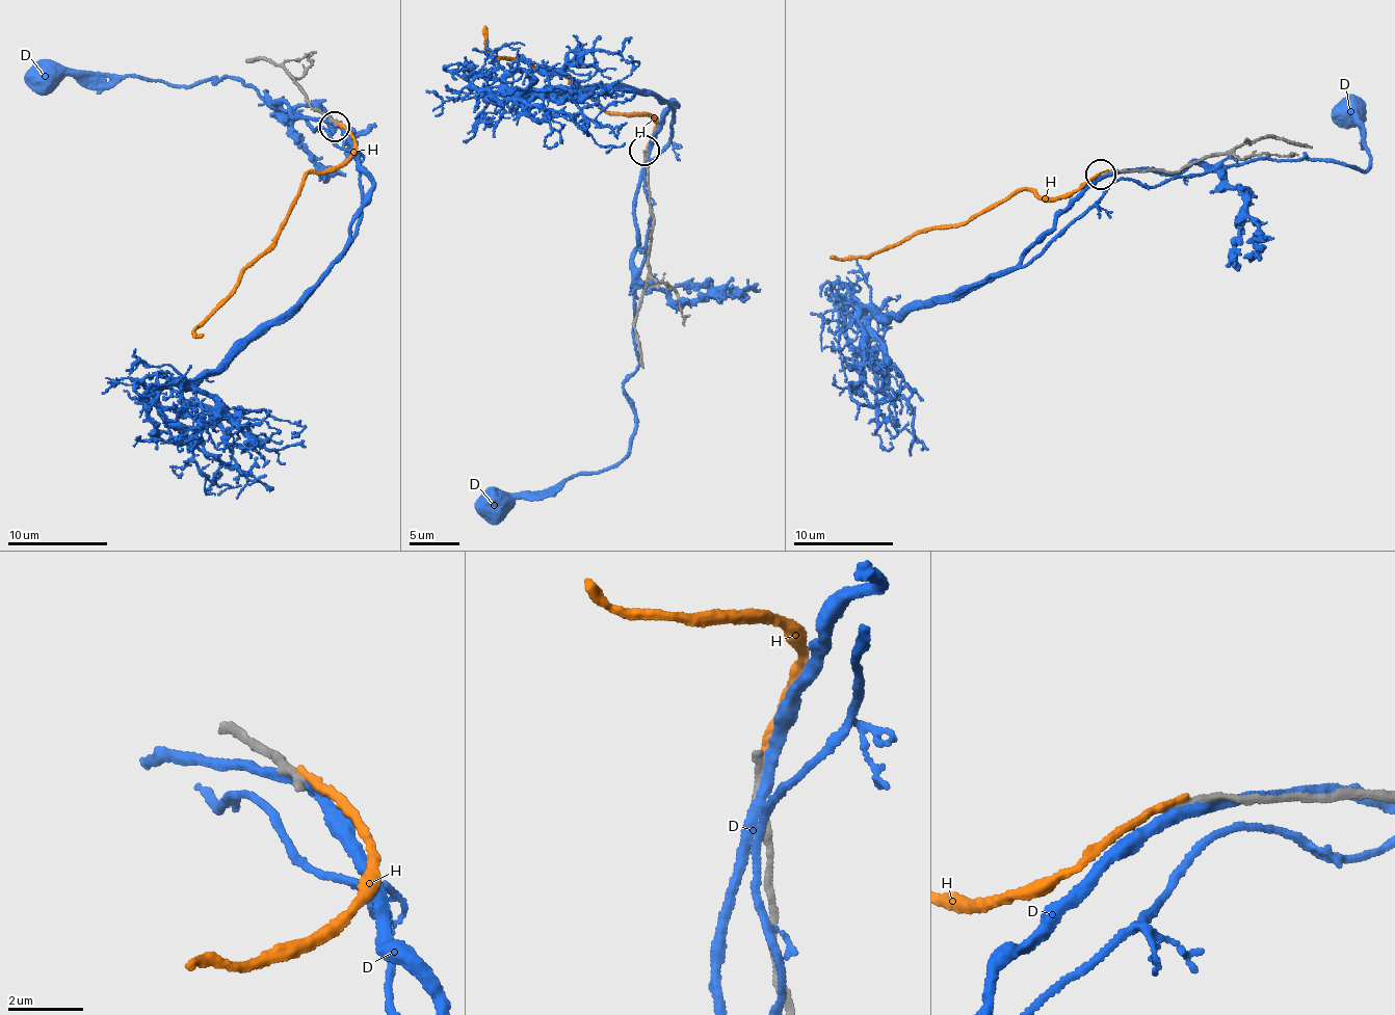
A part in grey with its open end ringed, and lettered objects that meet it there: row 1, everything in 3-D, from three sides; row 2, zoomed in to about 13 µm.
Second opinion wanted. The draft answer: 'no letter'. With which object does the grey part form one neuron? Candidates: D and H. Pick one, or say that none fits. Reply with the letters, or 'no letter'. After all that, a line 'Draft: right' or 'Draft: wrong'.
no letter
Draft: right

